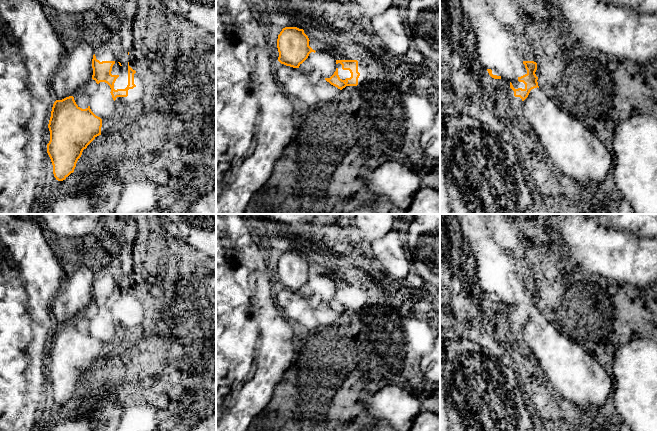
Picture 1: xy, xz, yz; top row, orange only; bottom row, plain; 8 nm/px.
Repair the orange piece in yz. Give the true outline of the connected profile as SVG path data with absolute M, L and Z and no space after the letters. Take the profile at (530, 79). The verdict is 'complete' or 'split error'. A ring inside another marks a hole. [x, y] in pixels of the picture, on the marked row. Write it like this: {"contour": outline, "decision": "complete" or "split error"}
{"contour": "M523 61L523 64L525 65L527 73L521 77L518 77L518 81L523 82L525 84L525 88L515 89L510 82L510 88L514 91L514 96L520 97L522 101L524 101L528 97L532 89L537 87L539 88L537 82L538 77L535 74L537 70L537 63L534 61Z", "decision": "complete"}

